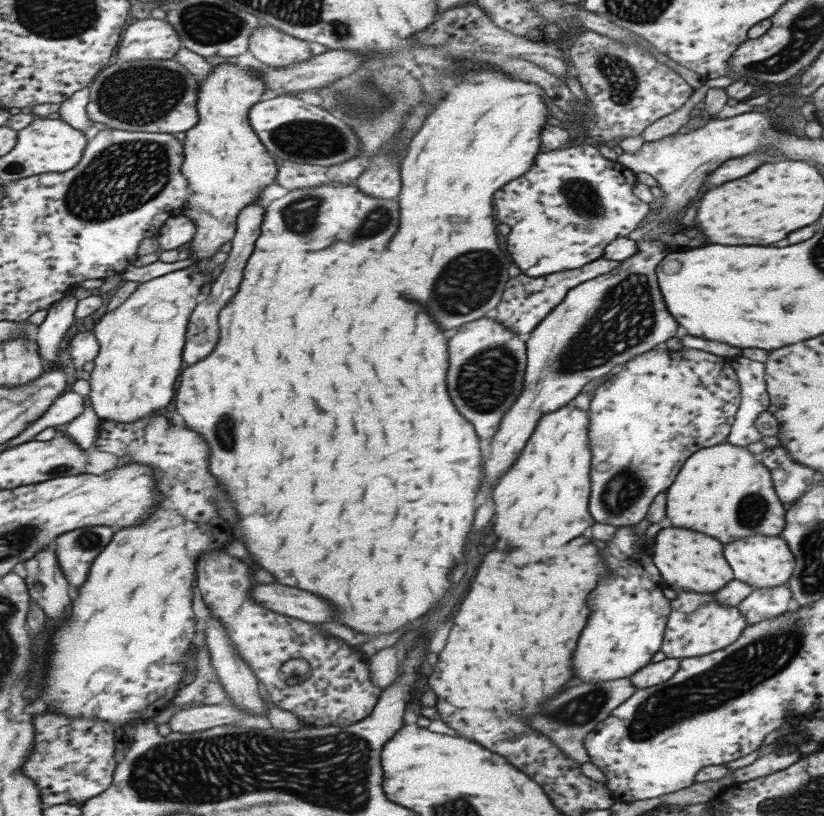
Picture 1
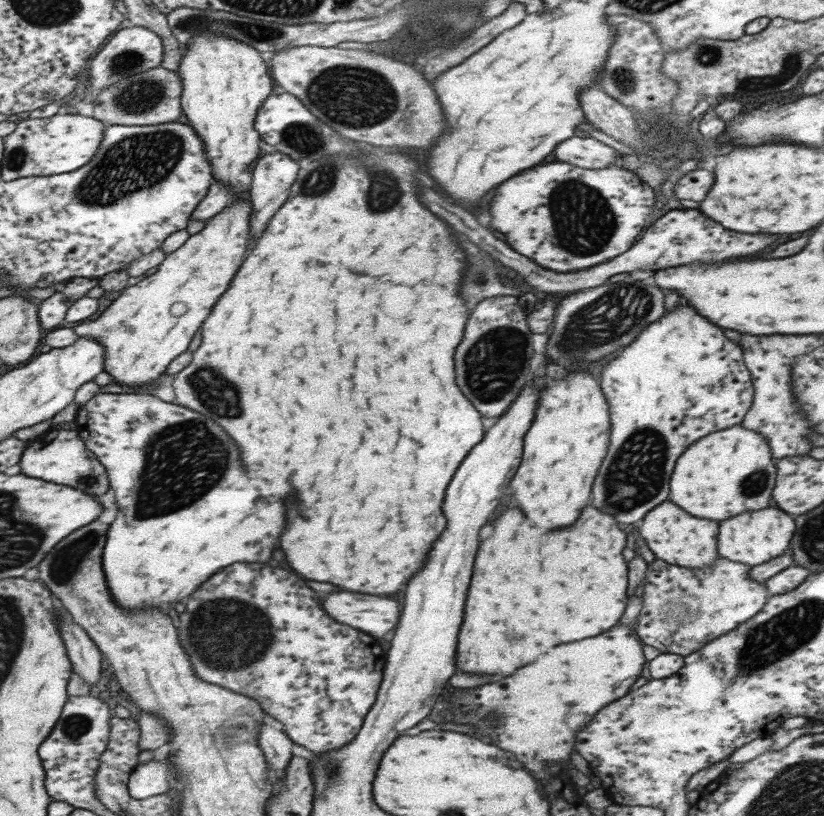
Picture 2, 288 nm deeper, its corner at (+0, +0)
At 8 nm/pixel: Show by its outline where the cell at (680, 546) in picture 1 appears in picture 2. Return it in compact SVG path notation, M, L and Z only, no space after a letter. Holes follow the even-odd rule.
M669 500L661 502L657 508L653 508L645 514L645 518L641 520L639 534L645 542L645 546L653 552L653 556L657 560L663 560L663 562L679 566L679 568L691 568L691 570L709 568L709 566L717 564L717 560L719 560L719 552L717 552L719 524L713 520L689 516L687 512L683 512Z

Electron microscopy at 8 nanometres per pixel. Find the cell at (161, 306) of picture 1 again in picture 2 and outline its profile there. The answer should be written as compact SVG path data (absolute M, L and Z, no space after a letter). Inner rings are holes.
M239 198L237 202L231 202L225 206L223 212L215 214L209 222L205 222L205 228L193 236L187 238L187 242L177 248L175 252L167 254L165 260L159 264L157 272L151 276L143 276L137 282L131 282L125 286L125 290L115 298L99 318L93 322L85 322L79 326L73 326L73 332L79 338L89 338L99 342L105 348L105 368L103 372L113 378L119 386L129 388L141 388L151 386L161 374L165 374L171 360L187 352L187 346L195 334L195 330L205 322L209 316L215 300L227 290L227 284L235 270L241 264L241 256L247 246L247 228L249 228L249 214L251 204L247 198Z

